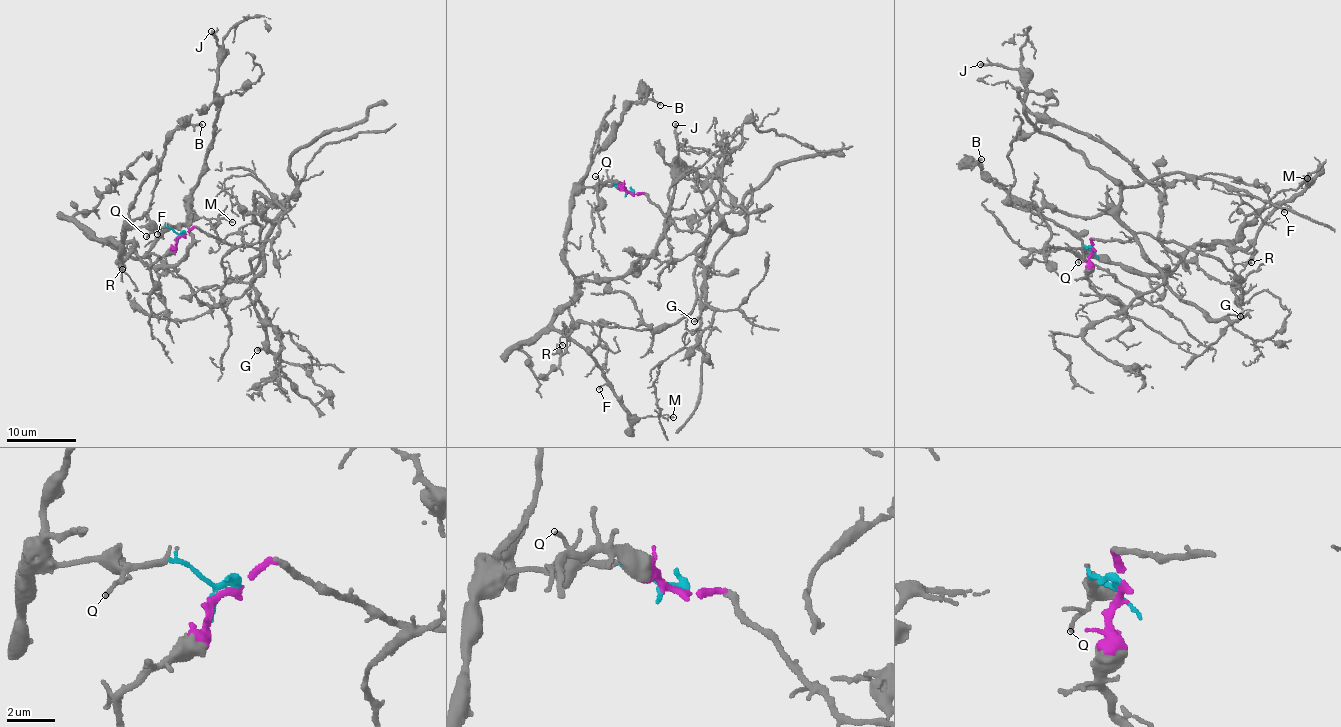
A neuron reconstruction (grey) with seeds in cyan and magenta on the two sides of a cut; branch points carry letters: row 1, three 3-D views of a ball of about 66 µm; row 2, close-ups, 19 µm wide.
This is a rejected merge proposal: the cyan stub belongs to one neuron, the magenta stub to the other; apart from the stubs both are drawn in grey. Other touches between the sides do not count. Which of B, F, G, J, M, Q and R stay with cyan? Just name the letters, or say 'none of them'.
B, F, J, M, Q, R

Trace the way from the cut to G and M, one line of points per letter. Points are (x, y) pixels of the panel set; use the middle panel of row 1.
G: (628, 192), (643, 193), (680, 229), (708, 238), (696, 250), (705, 280), (701, 315), (694, 320)
M: (628, 192), (583, 187), (573, 197), (565, 263), (577, 294), (553, 326), (582, 345), (631, 415), (673, 417)

